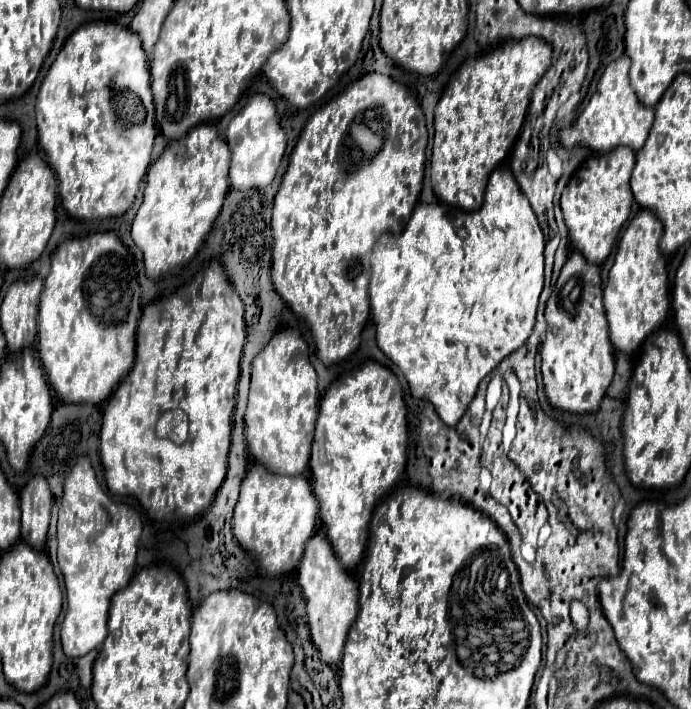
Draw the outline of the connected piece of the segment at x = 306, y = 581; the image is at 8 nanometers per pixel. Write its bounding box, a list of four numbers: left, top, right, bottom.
[298,533,358,665]

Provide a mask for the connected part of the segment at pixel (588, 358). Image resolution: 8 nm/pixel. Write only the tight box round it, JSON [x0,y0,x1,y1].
[540,251,614,415]

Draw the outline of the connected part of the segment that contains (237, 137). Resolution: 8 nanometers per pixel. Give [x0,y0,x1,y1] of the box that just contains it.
[226,95,288,191]

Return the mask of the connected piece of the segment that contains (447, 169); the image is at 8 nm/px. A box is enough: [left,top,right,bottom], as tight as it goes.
[430,37,552,211]

